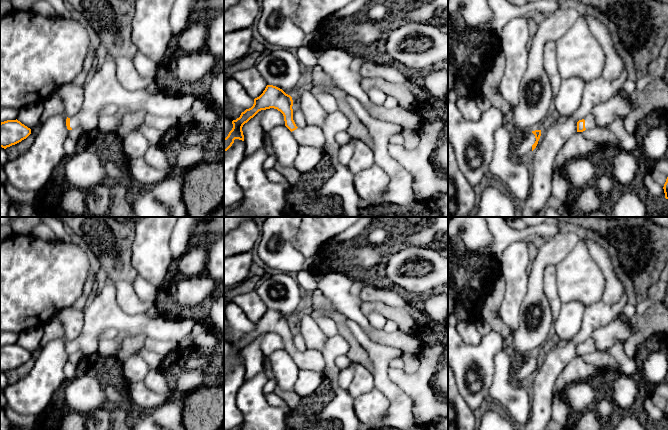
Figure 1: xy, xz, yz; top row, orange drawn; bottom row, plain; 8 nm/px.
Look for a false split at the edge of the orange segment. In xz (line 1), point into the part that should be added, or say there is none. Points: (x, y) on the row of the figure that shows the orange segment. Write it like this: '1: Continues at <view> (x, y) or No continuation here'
1: Continues at xz (311, 135)

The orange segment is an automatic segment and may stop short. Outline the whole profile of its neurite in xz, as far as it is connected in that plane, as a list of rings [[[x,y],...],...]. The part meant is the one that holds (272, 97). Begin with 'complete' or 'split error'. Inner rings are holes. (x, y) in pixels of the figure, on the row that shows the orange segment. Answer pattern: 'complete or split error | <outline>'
split error | [[[267,85],[263,93],[254,99],[251,108],[241,113],[240,117],[232,121],[233,128],[228,136],[224,138],[224,152],[227,151],[235,139],[244,141],[242,127],[259,111],[270,108],[277,109],[284,116],[285,126],[292,132],[293,137],[299,146],[312,146],[314,148],[324,149],[325,137],[321,127],[316,125],[306,125],[298,128],[293,120],[293,100],[282,89]]]

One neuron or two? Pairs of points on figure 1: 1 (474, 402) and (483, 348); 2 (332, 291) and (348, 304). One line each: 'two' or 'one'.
1: one
2: one

